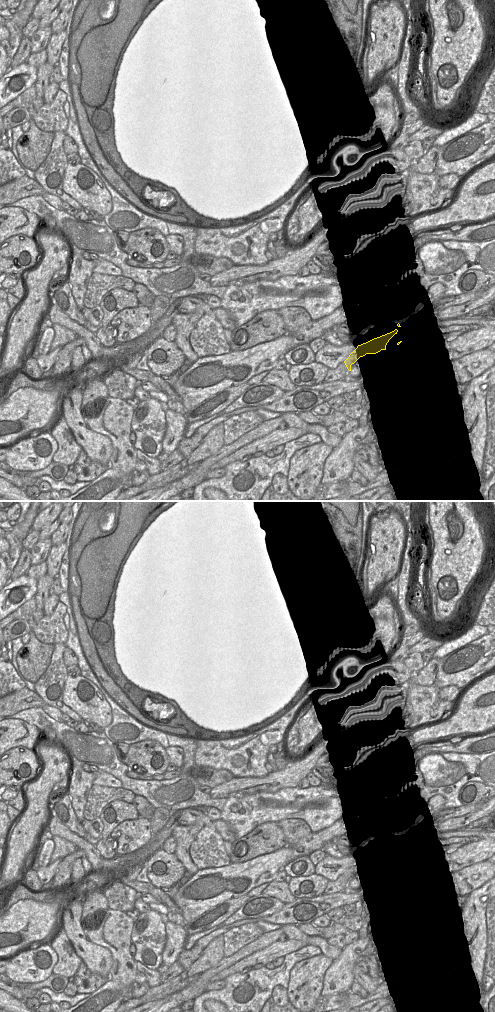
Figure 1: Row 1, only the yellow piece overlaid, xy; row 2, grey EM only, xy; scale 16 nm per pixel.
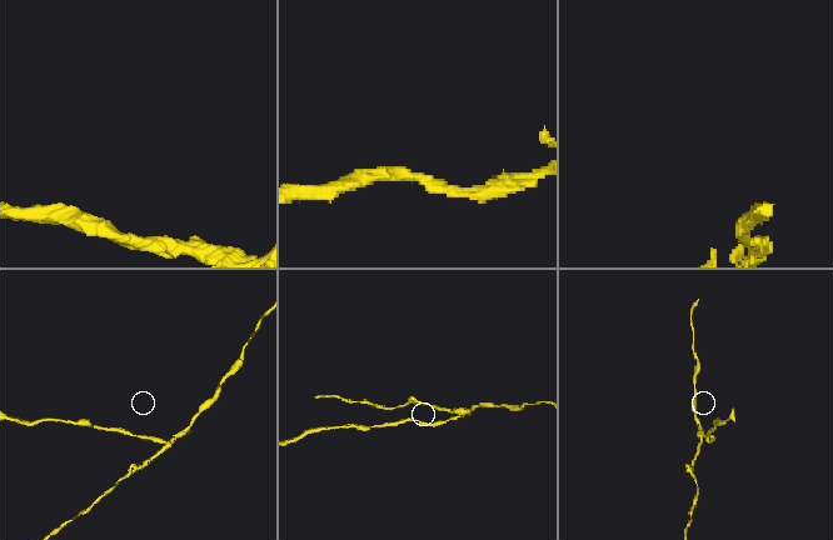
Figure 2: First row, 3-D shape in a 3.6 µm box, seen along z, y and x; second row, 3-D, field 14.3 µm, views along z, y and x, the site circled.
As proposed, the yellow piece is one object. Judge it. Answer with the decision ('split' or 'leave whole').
split

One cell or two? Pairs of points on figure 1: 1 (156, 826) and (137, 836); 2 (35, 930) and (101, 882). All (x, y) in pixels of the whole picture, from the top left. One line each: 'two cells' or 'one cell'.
1: two cells
2: one cell

